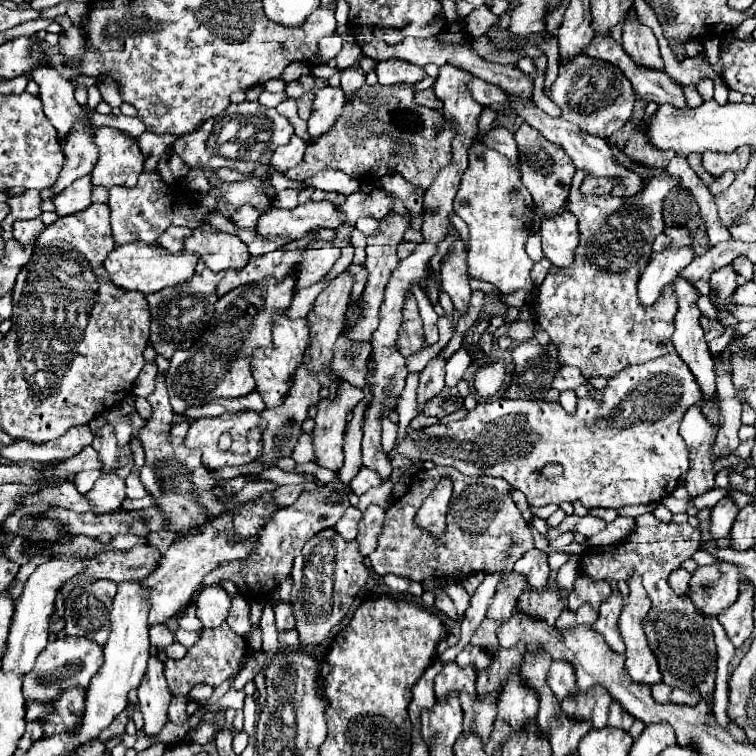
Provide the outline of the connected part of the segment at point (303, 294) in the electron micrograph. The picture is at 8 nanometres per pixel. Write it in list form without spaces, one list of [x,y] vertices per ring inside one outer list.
[[[321,280],[308,288],[298,290],[288,309],[289,318],[297,319],[306,317],[308,312],[313,308],[317,296],[330,282],[331,280]]]

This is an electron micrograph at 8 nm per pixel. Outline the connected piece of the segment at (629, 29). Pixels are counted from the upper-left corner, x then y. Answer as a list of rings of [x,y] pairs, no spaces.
[[[630,10],[622,24],[622,46],[634,58],[634,62],[654,70],[664,70],[656,36],[648,26],[638,22],[634,10]]]

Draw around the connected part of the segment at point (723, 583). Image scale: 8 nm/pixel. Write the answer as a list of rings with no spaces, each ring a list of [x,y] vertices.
[[[734,564],[700,566],[690,580],[690,598],[706,616],[718,616],[736,602],[738,582],[740,576]]]

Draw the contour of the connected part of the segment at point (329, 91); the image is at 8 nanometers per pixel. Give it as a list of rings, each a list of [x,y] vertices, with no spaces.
[[[324,86],[316,92],[312,102],[312,116],[308,120],[308,132],[312,138],[318,138],[320,134],[328,132],[334,120],[340,116],[342,106],[346,102],[346,96],[342,94],[342,88]]]

